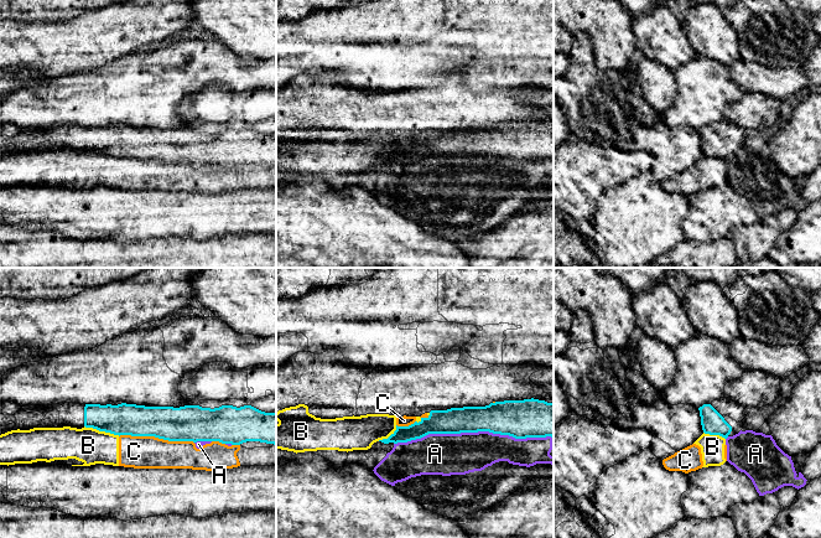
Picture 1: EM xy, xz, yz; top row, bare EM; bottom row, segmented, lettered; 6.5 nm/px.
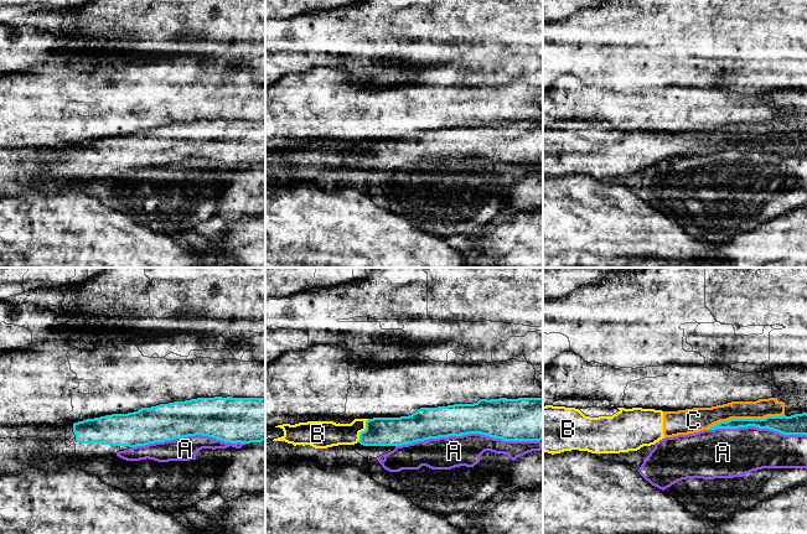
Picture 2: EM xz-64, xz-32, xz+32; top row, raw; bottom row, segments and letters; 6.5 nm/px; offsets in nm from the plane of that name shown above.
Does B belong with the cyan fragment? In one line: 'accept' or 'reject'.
reject

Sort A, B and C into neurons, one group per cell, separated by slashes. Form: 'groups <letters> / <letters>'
groups A / B C

